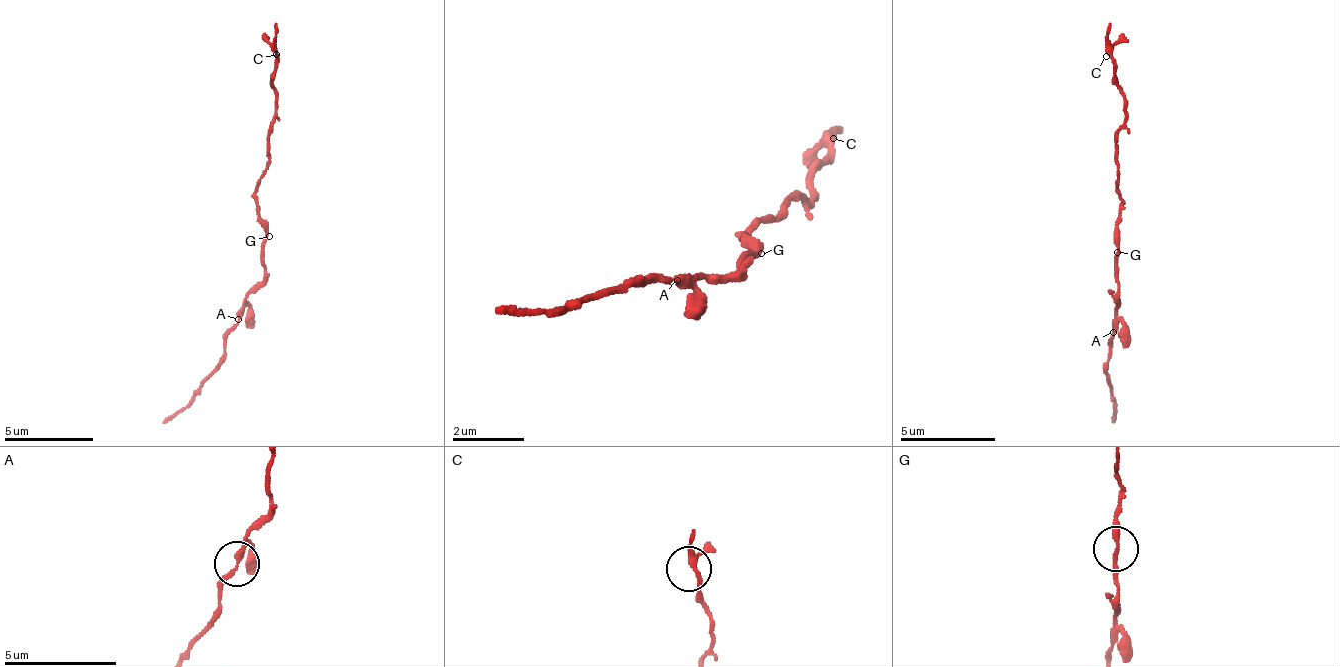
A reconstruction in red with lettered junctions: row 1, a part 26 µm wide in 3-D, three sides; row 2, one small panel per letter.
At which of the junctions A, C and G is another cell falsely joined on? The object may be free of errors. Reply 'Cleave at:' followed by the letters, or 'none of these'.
Cleave at: none of these

